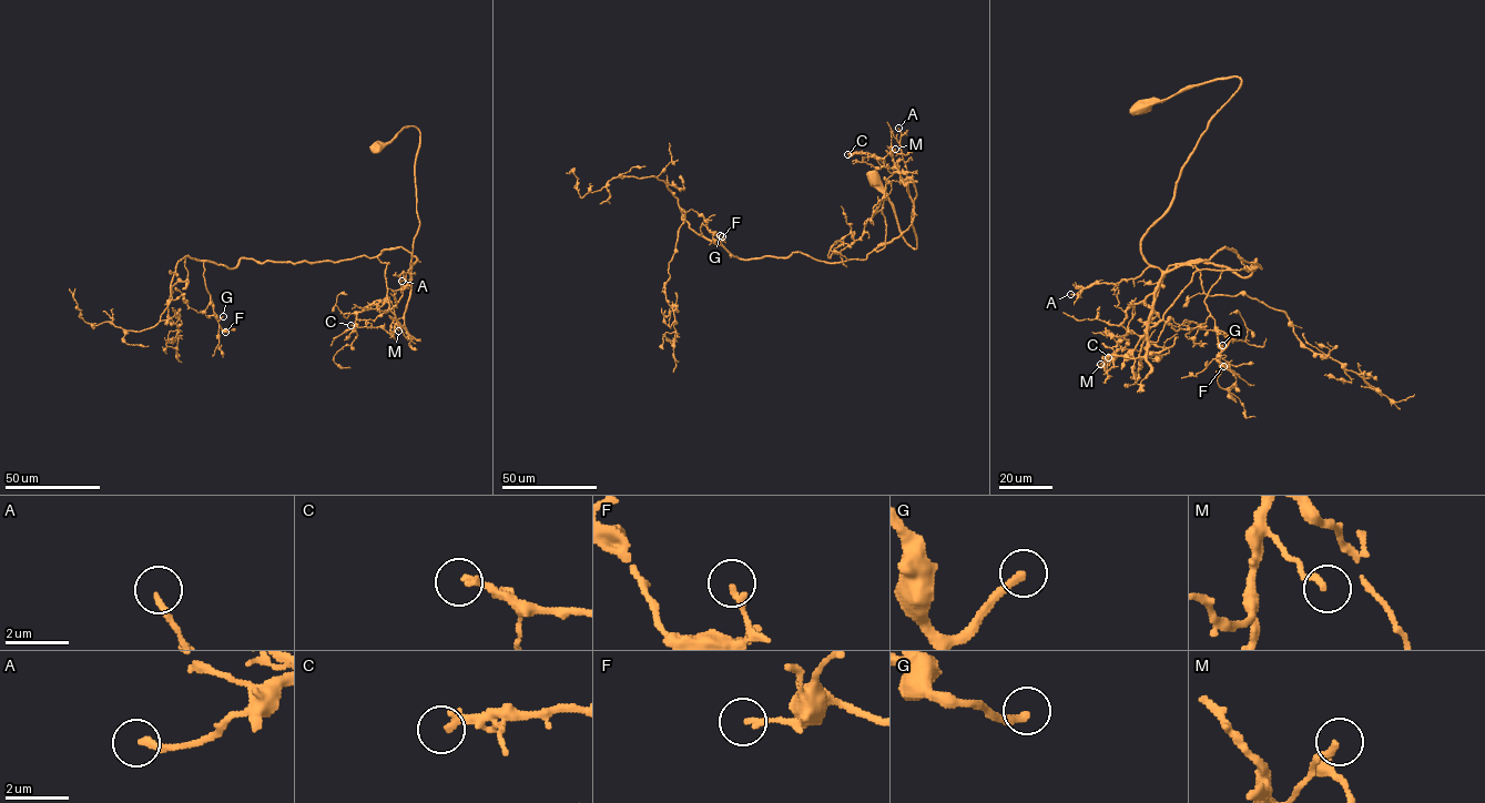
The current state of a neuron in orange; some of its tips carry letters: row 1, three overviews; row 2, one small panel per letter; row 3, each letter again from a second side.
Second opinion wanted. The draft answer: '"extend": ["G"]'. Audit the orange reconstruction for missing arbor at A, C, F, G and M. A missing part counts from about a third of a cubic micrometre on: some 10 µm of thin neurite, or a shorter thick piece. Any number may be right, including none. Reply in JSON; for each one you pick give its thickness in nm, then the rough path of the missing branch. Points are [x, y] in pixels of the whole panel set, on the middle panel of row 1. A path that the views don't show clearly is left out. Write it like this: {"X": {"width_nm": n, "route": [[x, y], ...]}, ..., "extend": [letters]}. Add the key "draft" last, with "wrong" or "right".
{"G": {"width_nm": 280}, "extend": ["G"], "draft": "right"}

